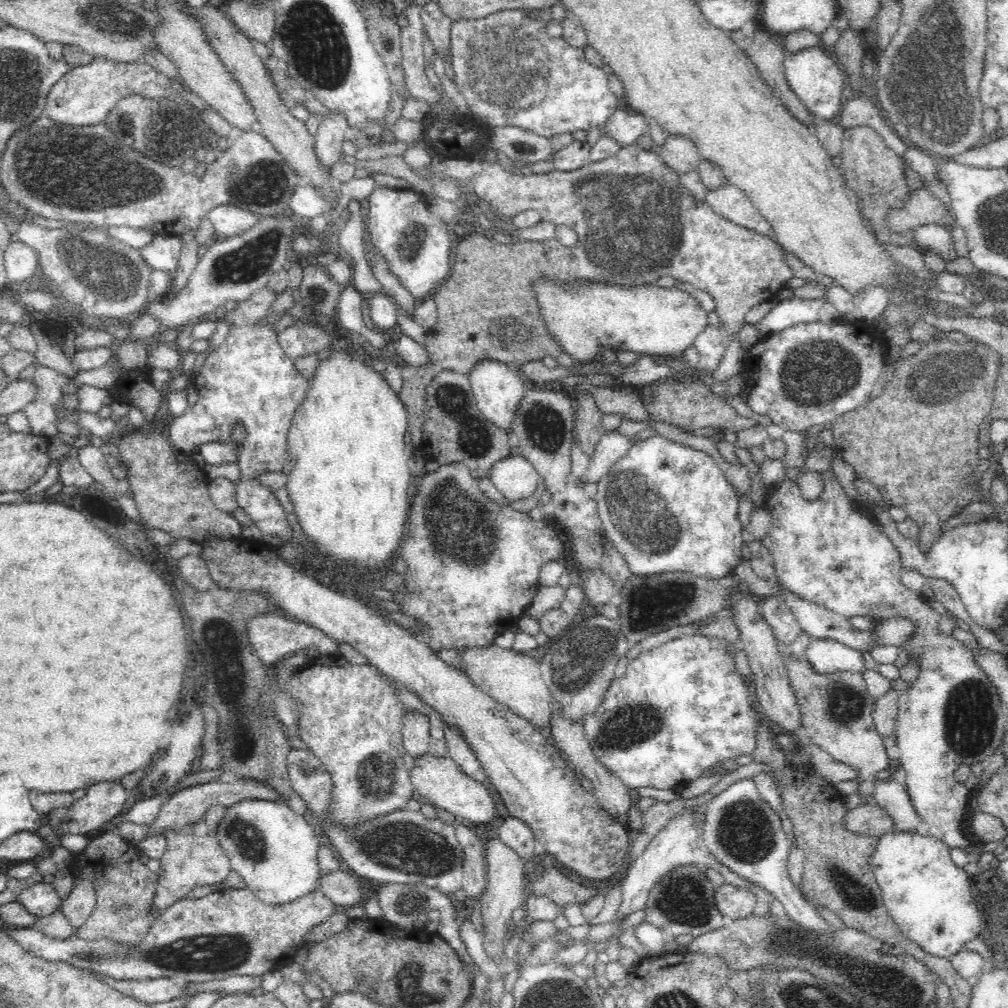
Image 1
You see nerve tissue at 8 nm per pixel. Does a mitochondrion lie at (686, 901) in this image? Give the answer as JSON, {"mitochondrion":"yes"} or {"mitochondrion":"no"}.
{"mitochondrion":"yes"}

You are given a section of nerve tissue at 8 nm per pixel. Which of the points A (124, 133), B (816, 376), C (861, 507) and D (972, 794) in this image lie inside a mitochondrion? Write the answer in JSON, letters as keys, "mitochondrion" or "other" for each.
{"A":"mitochondrion","B":"mitochondrion","C":"other","D":"other"}

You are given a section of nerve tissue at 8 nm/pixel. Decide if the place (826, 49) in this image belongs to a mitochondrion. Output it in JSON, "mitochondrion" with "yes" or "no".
{"mitochondrion":"no"}

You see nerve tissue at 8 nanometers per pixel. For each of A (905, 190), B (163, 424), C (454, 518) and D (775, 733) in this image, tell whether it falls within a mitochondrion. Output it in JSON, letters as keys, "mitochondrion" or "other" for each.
{"A":"other","B":"other","C":"mitochondrion","D":"other"}

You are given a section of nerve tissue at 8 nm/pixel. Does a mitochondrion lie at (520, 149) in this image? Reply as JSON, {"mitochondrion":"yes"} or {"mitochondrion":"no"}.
{"mitochondrion":"yes"}

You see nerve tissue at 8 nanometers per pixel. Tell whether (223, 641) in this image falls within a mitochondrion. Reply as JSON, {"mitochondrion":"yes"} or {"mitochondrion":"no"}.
{"mitochondrion":"yes"}

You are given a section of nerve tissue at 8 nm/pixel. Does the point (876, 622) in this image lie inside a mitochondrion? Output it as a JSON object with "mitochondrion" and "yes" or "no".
{"mitochondrion":"no"}

